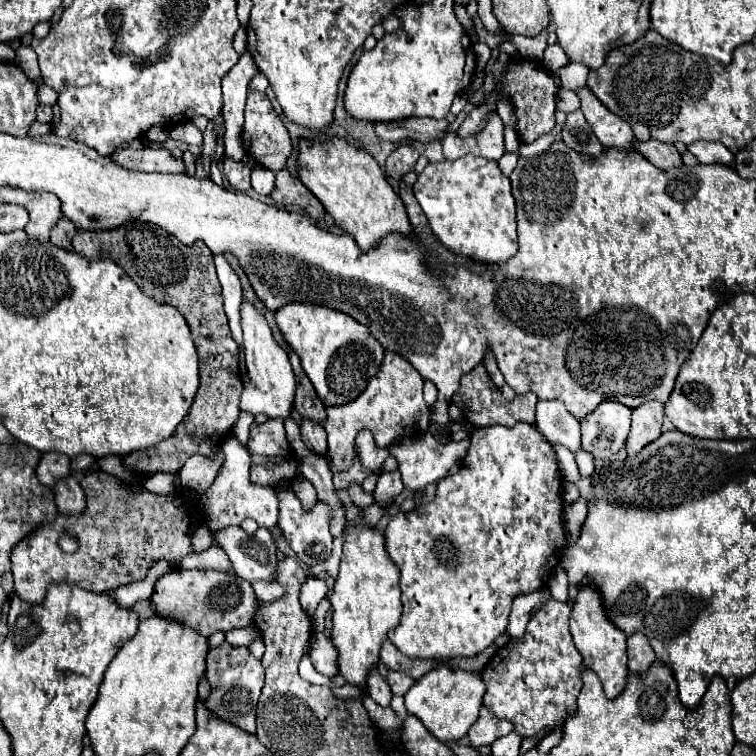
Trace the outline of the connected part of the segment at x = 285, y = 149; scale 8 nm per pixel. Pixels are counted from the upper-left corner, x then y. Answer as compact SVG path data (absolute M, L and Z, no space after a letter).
M249 92L247 94L247 106L245 106L245 124L243 124L243 132L241 132L241 140L243 140L243 148L245 152L255 158L257 164L269 168L271 172L279 172L285 168L287 158L293 152L293 144L291 138L287 134L287 128L283 126L279 114L271 108L271 102L267 98L267 94L263 92Z

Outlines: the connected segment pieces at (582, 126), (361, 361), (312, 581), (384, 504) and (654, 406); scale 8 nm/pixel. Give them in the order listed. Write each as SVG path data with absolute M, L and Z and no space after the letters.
M581 110L567 114L567 122L563 126L563 142L571 150L577 150L579 154L585 154L585 156L597 158L603 152L601 142L591 132L591 128L589 128L589 124L587 124Z
M295 302L279 308L275 312L275 320L285 342L299 356L305 374L325 406L341 406L355 400L379 372L383 362L383 346L351 316L331 308Z
M309 576L307 582L301 586L301 606L303 606L303 610L309 616L313 616L317 604L325 598L325 594L327 594L325 582L315 578L315 576Z
M395 470L395 472L385 472L379 482L377 482L377 488L373 490L373 496L375 496L375 502L387 512L389 506L395 502L395 498L401 494L403 490L403 482L401 482L401 474Z
M645 402L633 410L633 424L627 438L627 454L637 454L643 446L653 442L661 434L663 424L663 404L661 402Z

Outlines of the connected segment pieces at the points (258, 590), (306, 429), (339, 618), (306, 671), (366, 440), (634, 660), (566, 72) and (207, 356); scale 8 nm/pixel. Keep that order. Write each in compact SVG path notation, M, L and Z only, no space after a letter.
M257 580L257 582L251 582L251 586L253 586L257 598L261 598L265 602L271 602L271 600L277 600L277 598L283 596L283 586L279 586L277 582L261 582L261 580Z
M303 420L301 424L301 438L305 442L305 446L319 454L319 456L325 456L327 454L327 434L325 434L325 428L323 426L317 426L309 420Z
M335 490L335 493L343 500L346 508L345 526L348 531L339 576L329 598L333 608L331 640L339 654L339 674L347 684L357 686L361 692L367 692L367 678L379 664L383 640L387 640L389 630L393 630L401 620L403 604L399 590L399 568L387 556L383 536L365 526L361 518L363 509L351 502L348 492Z
M309 646L305 648L305 654L303 655L299 663L298 670L300 676L310 683L319 685L326 684L330 686L331 684L330 679L319 674L313 667L308 652L309 652Z
M361 430L355 438L355 450L359 456L359 462L367 468L367 470L379 470L383 460L389 456L387 448L379 448L373 442L373 436L369 430Z
M633 634L627 638L627 654L629 654L629 670L639 676L647 674L655 662L655 652L643 634Z
M573 62L573 64L567 64L567 66L559 68L553 74L553 78L557 78L557 88L567 88L567 90L579 92L587 84L587 74L589 74L587 66Z
M133 222L109 232L83 232L79 230L73 238L73 252L85 258L111 258L117 262L125 274L129 274L137 286L153 300L161 304L171 304L177 308L191 328L191 338L199 356L199 390L195 402L183 422L177 426L175 434L161 444L139 450L123 458L123 464L137 476L153 476L157 472L179 474L181 466L193 454L213 456L225 442L239 418L241 400L241 378L239 378L239 348L231 336L227 316L223 312L221 284L215 274L213 254L199 240L193 246L181 244L173 234L159 226Z

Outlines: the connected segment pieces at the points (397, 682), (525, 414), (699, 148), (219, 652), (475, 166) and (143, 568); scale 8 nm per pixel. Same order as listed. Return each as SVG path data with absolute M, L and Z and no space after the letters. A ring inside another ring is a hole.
M391 670L387 678L389 678L391 692L393 692L395 696L403 696L403 694L411 688L411 684L415 682L411 676L407 676L407 674L403 674L403 672L395 672L395 670Z
M477 364L471 372L461 376L459 382L459 390L453 394L451 398L459 410L463 412L465 420L469 424L473 424L475 428L481 426L493 426L493 424L503 424L503 426L515 426L517 422L527 422L527 424L535 424L535 404L537 404L537 396L531 394L523 394L521 404L507 404L507 400L503 398L501 390L493 384L493 380L489 378L489 374L485 372L483 364Z
M693 142L687 146L693 156L699 158L701 164L723 164L733 166L733 154L721 146L721 142Z
M221 644L213 650L209 650L205 662L207 662L207 674L205 676L211 684L211 694L205 700L205 708L209 708L217 718L221 718L229 724L235 724L245 732L255 734L255 708L257 708L257 700L259 700L259 694L261 694L261 688L263 688L263 678L265 678L261 662L245 646L233 648L229 644ZM223 664L241 666L239 678L231 680L231 682L223 680L223 668L221 668Z
M467 156L459 160L443 160L437 164L427 164L427 168L419 174L417 182L413 184L413 194L421 204L433 236L449 248L449 252L473 258L485 264L501 264L507 262L517 254L517 230L515 230L515 200L511 194L509 178L501 174L497 162L487 158Z
M101 470L87 472L81 480L87 496L87 508L81 518L65 518L59 514L55 522L47 522L41 530L27 536L11 552L11 572L15 578L15 592L29 604L41 604L49 584L75 584L83 590L103 594L117 586L143 580L147 570L159 562L169 560L179 564L183 556L193 552L189 536L201 522L197 508L185 508L179 496L157 496L147 490L129 494L119 478ZM61 536L75 536L79 554L65 554L59 548Z

